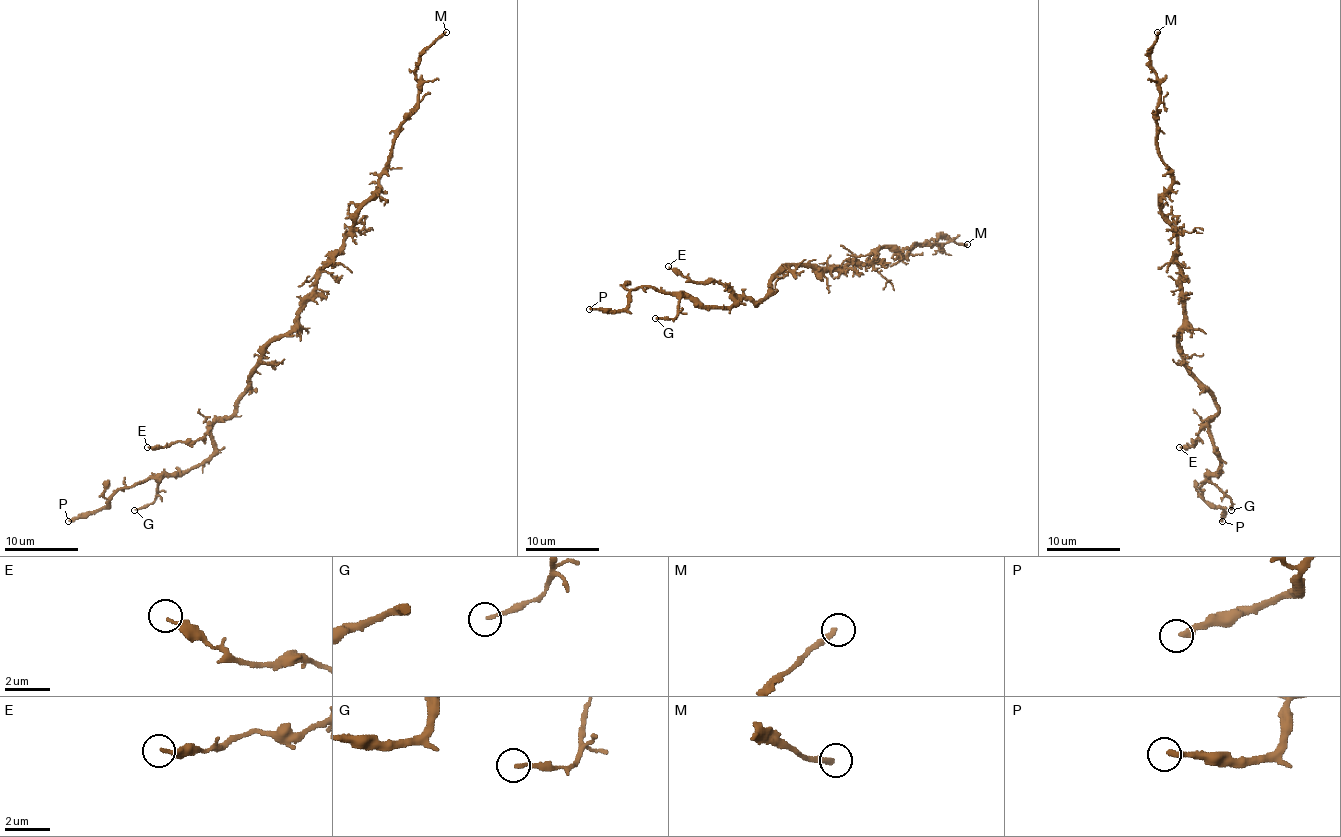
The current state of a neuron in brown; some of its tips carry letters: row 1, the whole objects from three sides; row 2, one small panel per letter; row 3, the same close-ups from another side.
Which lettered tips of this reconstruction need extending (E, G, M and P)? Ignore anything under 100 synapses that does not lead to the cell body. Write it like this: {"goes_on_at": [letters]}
{"goes_on_at": ["M"]}

